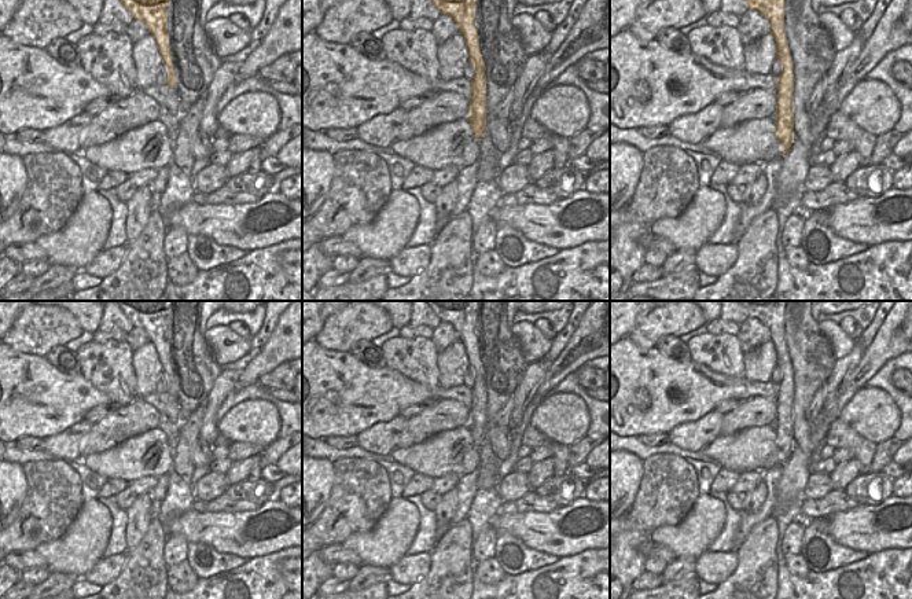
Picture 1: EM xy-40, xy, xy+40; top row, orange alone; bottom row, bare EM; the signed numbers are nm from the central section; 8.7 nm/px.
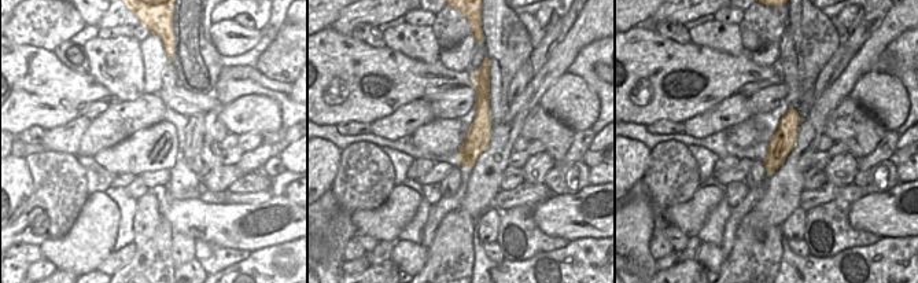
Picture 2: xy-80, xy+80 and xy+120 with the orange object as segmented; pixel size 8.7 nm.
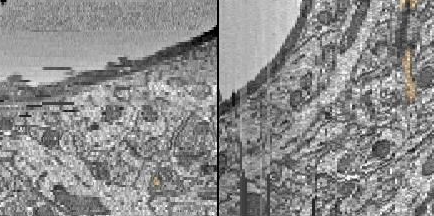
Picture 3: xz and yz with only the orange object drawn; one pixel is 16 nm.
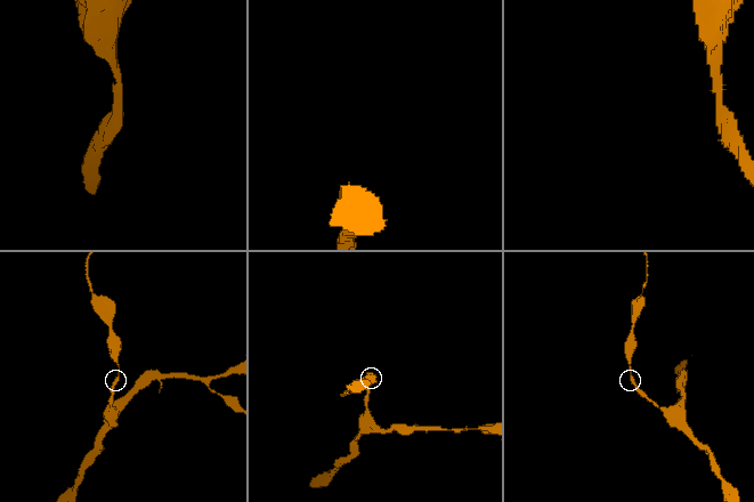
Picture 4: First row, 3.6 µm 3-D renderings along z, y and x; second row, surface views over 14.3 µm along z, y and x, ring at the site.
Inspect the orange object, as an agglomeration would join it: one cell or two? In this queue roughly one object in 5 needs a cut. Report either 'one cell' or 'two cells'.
one cell

